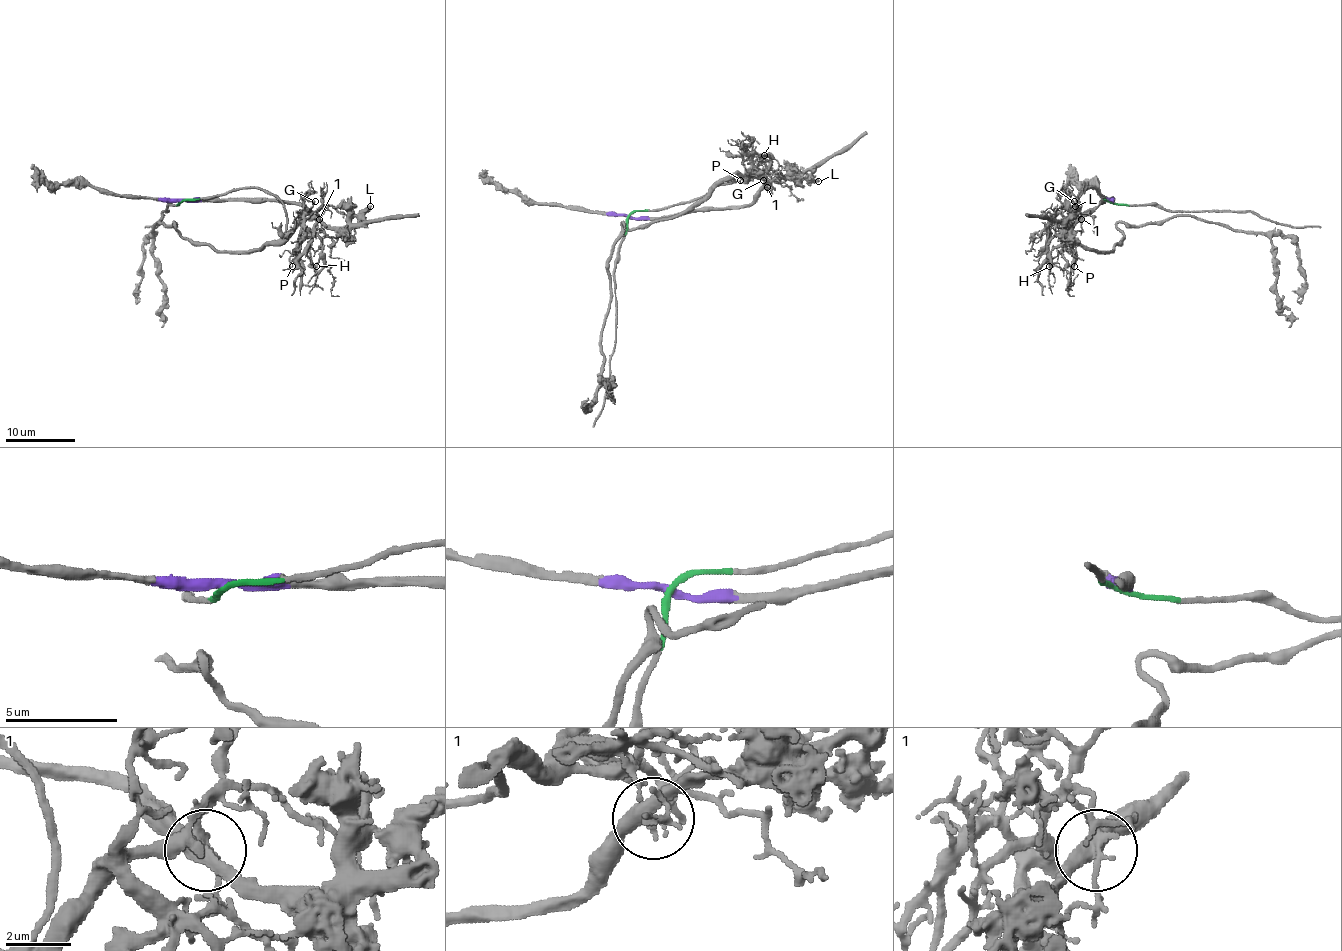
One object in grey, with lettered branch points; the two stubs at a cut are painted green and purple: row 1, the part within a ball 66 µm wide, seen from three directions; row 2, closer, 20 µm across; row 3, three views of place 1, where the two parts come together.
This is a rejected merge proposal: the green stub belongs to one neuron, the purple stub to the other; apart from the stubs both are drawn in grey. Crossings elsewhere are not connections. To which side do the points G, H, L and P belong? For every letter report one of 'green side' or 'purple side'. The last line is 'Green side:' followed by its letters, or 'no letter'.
G: green side
H: green side
L: purple side
P: green side
Green side: G, H, P

